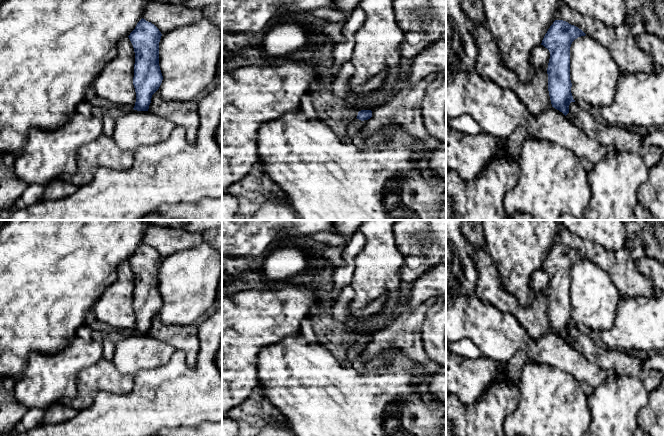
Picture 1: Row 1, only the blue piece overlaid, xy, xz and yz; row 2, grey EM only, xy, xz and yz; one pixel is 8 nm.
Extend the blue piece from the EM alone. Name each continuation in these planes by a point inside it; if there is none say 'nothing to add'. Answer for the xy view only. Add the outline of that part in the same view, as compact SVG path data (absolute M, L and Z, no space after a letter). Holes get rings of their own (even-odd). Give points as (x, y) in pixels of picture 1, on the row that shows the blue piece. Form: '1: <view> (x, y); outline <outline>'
nothing to add

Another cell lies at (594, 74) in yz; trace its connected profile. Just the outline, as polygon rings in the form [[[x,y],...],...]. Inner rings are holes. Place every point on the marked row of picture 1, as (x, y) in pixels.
[[[585,35],[570,47],[570,80],[573,99],[584,100],[593,107],[612,104],[621,70],[610,52]]]

